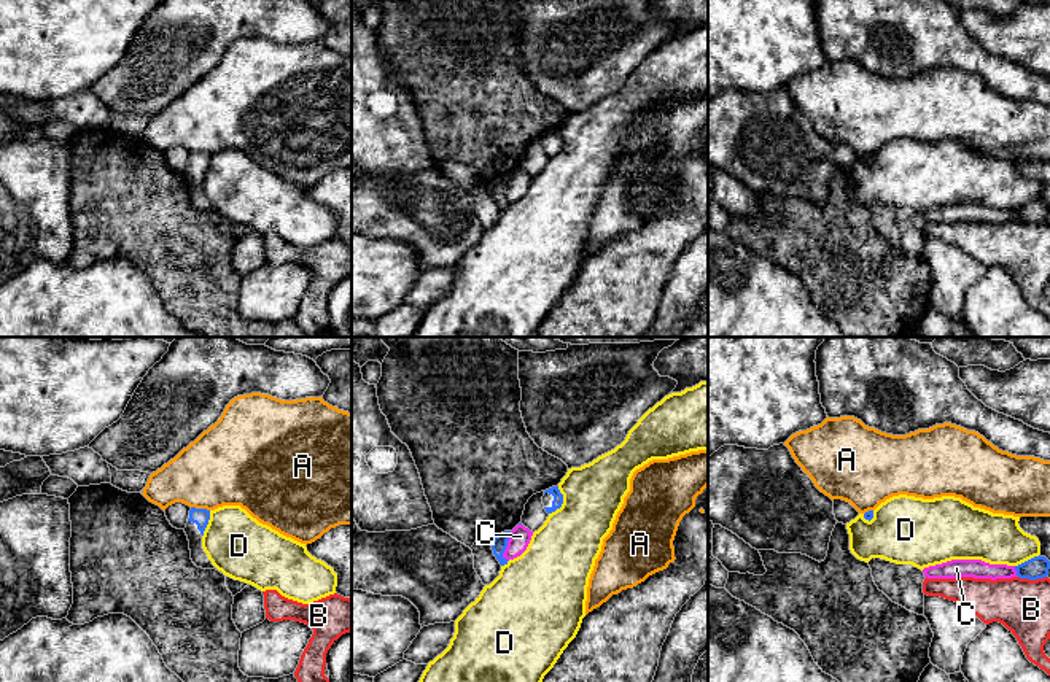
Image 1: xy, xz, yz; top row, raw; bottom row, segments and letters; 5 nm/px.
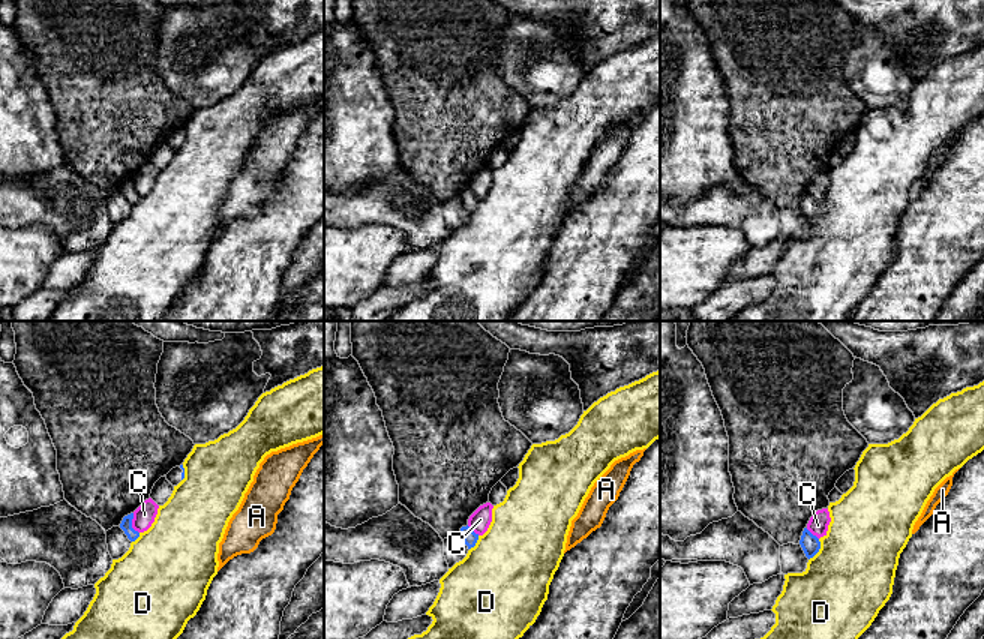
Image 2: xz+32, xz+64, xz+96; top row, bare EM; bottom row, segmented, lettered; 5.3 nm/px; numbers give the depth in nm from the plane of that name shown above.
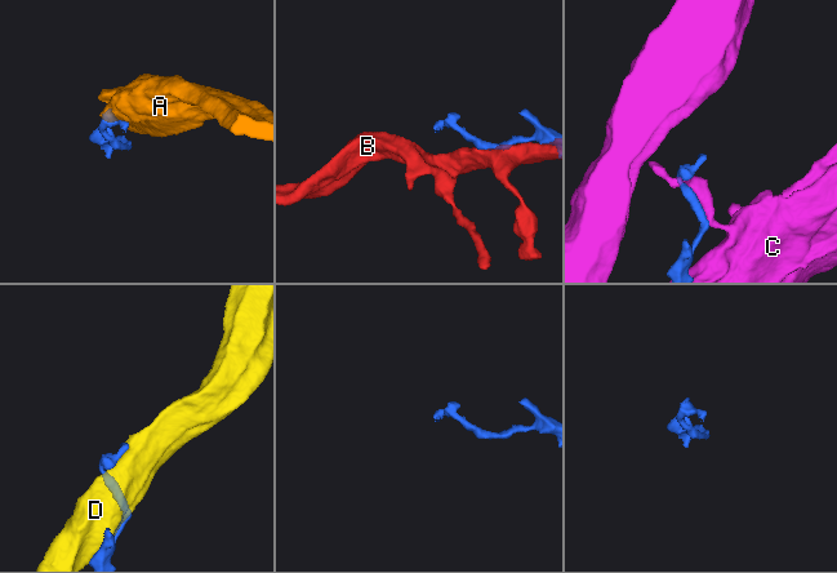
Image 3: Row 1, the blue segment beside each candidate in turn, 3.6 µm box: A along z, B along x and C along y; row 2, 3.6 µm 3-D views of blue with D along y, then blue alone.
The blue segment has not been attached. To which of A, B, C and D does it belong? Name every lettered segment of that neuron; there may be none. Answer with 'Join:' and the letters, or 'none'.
Join: none

